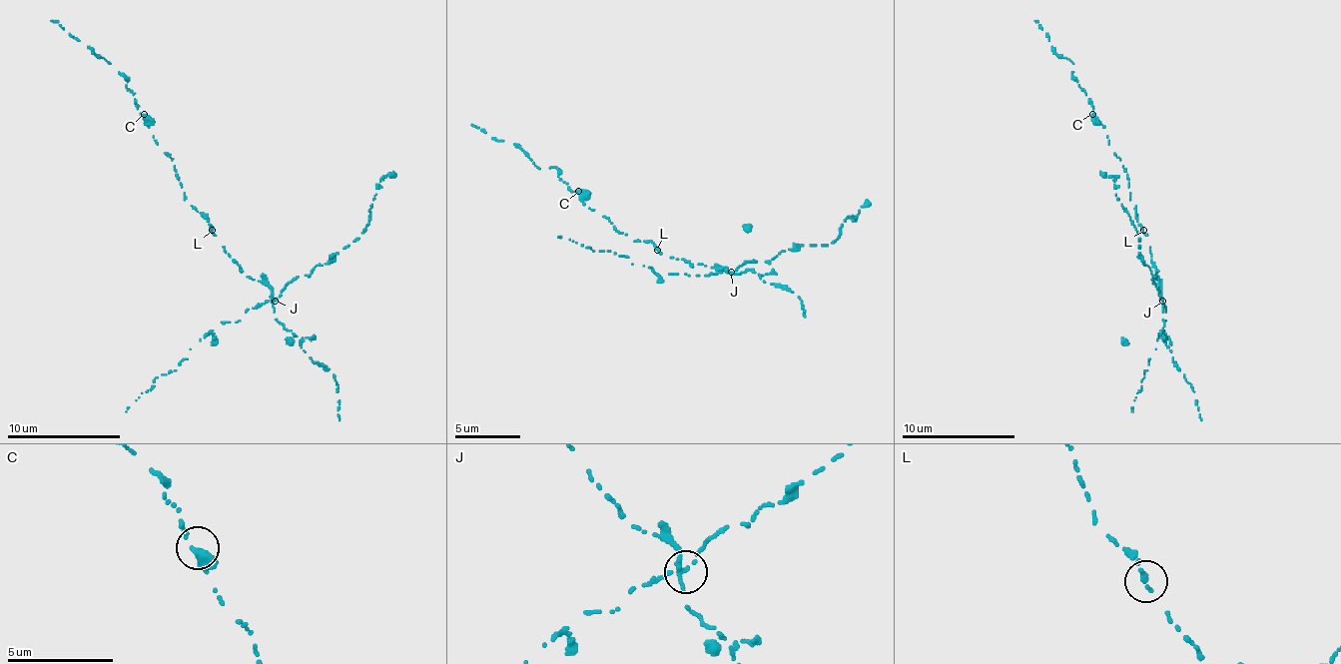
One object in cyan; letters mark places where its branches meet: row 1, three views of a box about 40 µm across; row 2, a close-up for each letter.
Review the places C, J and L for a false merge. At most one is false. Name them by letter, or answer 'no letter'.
J

